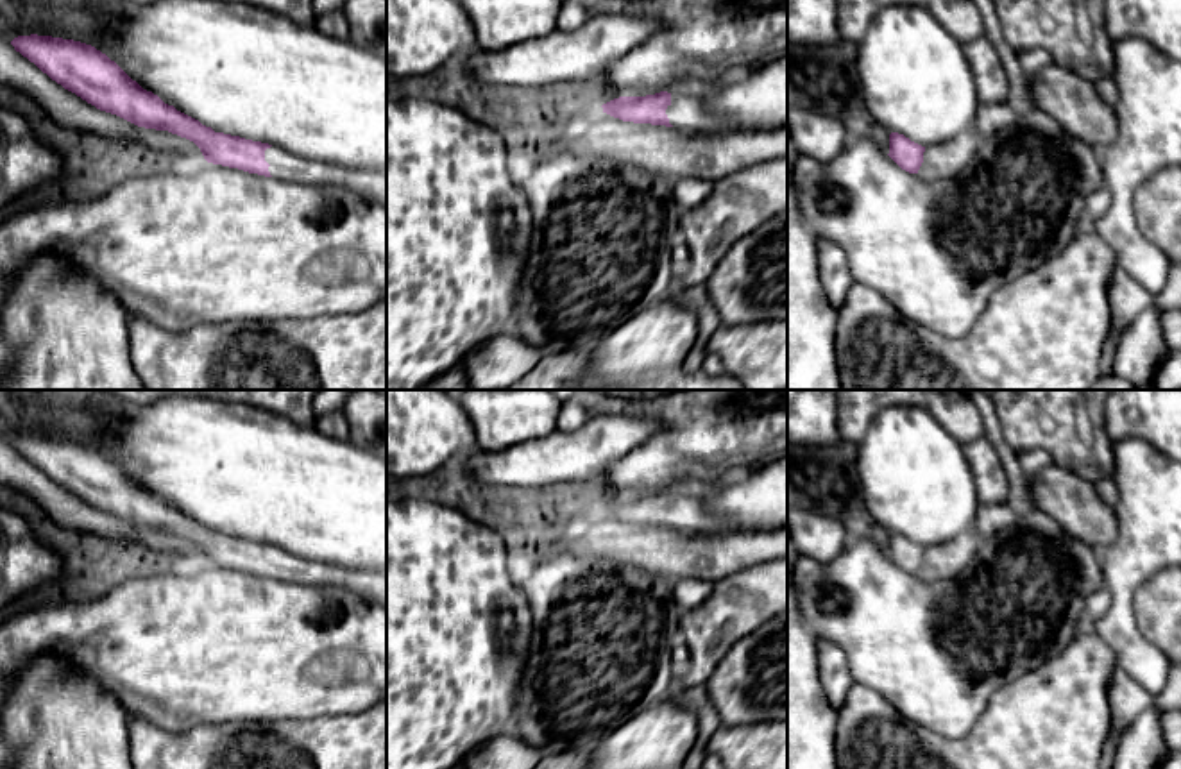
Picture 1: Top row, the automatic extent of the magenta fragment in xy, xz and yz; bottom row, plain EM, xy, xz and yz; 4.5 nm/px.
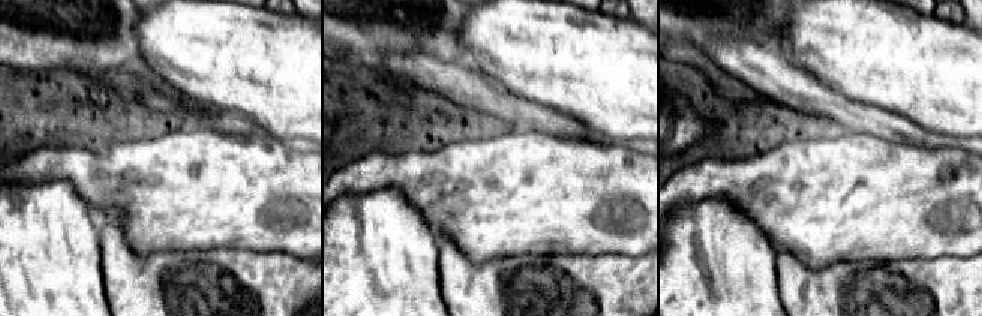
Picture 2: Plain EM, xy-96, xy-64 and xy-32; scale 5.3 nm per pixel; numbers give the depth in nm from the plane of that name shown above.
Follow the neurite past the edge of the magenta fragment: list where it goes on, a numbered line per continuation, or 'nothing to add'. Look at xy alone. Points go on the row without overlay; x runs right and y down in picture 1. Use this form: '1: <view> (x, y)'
1: xy (285, 566)

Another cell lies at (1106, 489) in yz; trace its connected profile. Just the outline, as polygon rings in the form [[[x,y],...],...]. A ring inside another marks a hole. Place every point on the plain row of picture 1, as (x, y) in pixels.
[[[1111,476],[1097,481],[1093,486],[1095,486],[1099,497],[1100,497],[1108,506],[1111,506],[1111,508],[1117,506],[1118,490],[1117,490],[1117,483],[1115,483],[1115,479],[1113,479]]]

